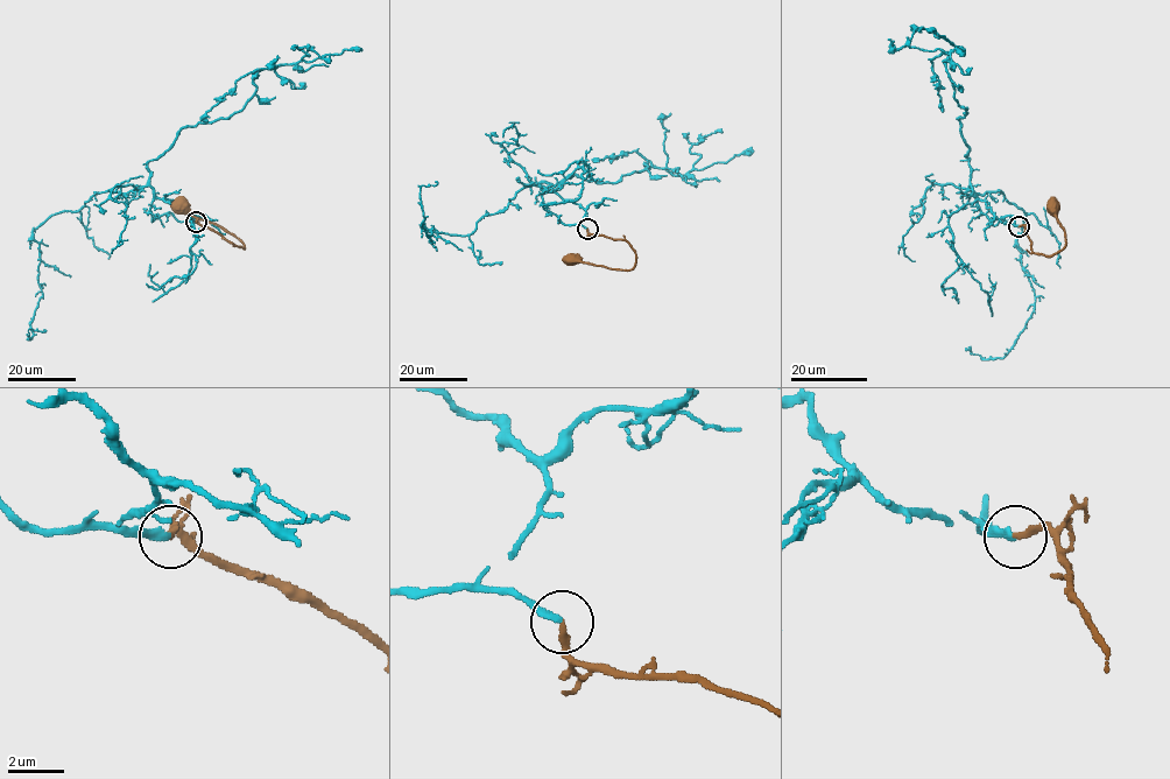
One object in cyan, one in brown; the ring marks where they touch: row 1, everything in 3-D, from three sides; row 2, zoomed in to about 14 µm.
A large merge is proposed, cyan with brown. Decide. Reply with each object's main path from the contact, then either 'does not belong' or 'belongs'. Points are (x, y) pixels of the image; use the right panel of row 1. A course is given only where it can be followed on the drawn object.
course cyan (1019, 226), (1013, 216), (993, 224), (970, 187), (1027, 213), (1016, 245), (1035, 310), (1002, 358), (965, 348); course brown (1019, 226), (1024, 226), (1034, 252), (1052, 255), (1062, 251), (1065, 246), (1064, 230), (1052, 206); belongs

